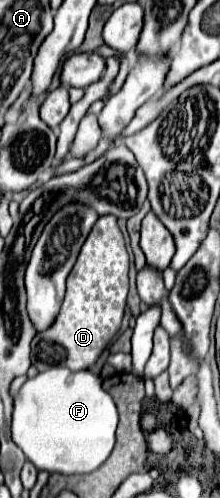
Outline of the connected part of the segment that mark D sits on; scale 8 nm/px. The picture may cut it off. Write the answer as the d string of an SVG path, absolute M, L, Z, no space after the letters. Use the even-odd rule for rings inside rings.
M100 216L86 238L80 256L68 276L68 290L54 324L32 340L32 364L44 372L50 366L88 370L120 330L128 296L130 258L116 216Z

